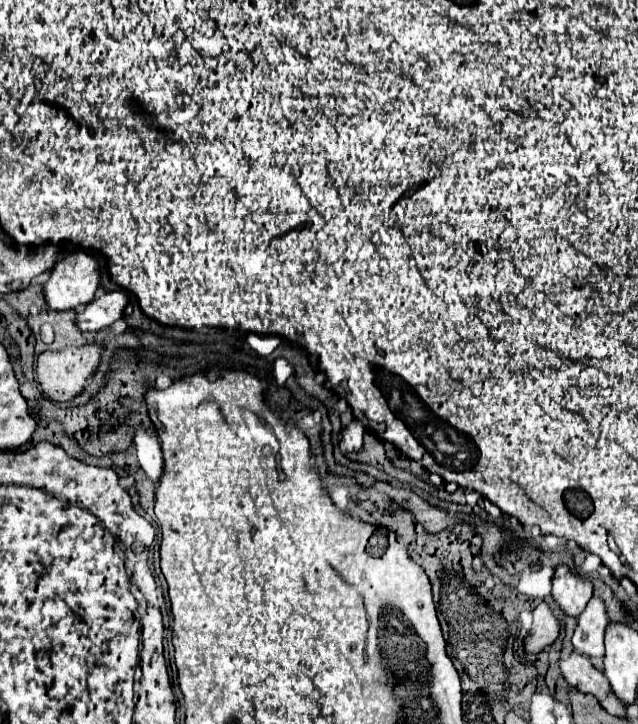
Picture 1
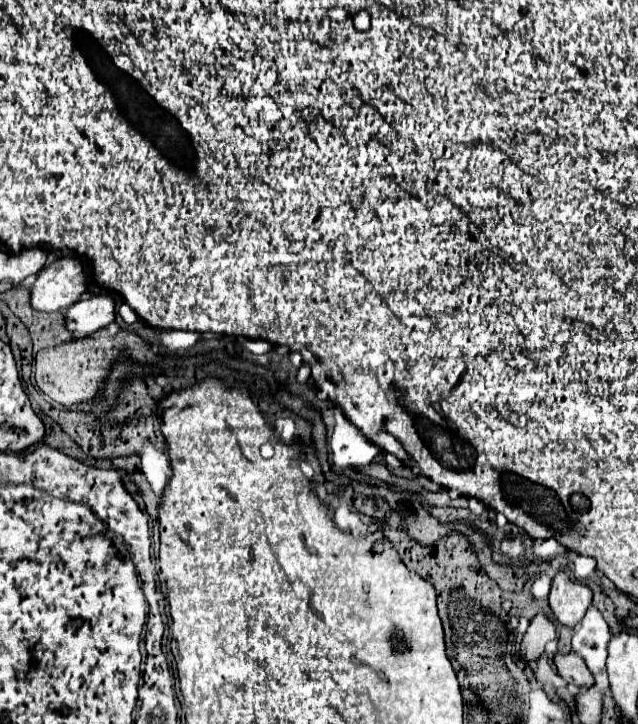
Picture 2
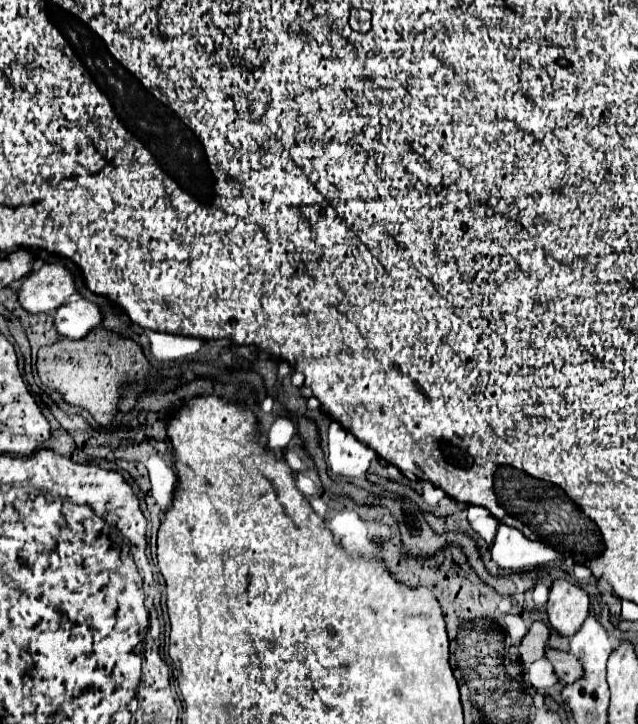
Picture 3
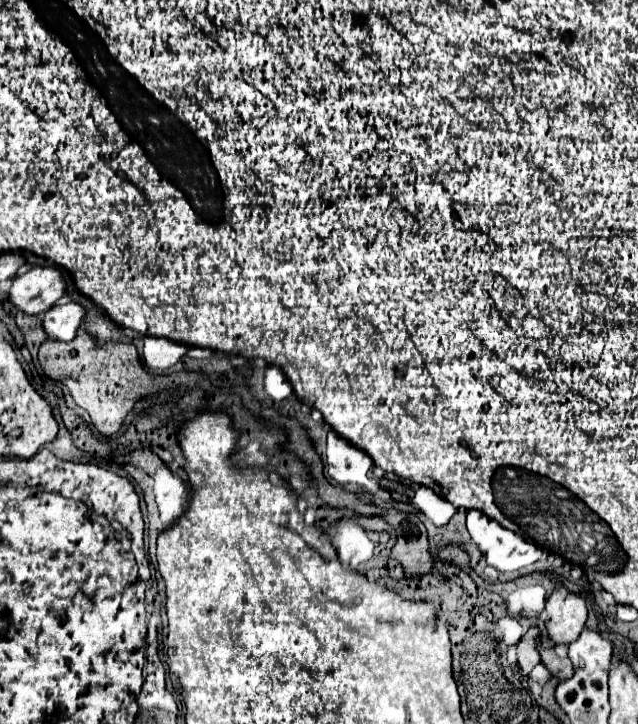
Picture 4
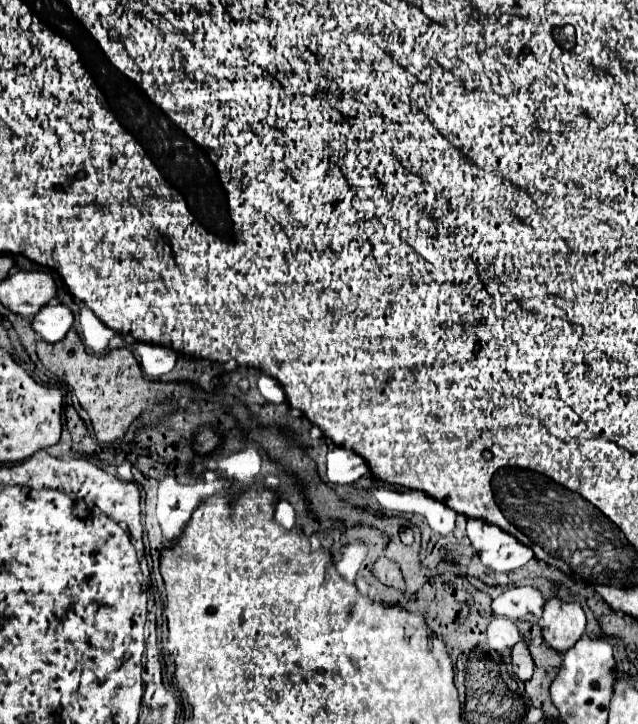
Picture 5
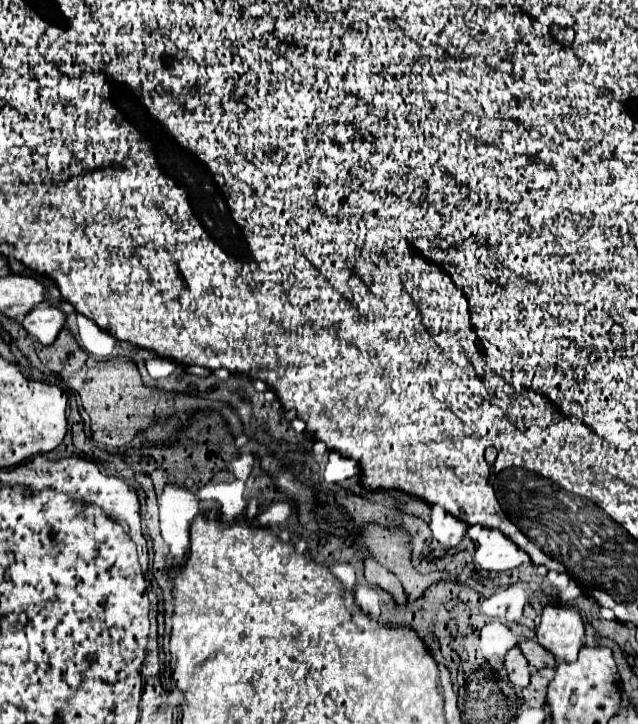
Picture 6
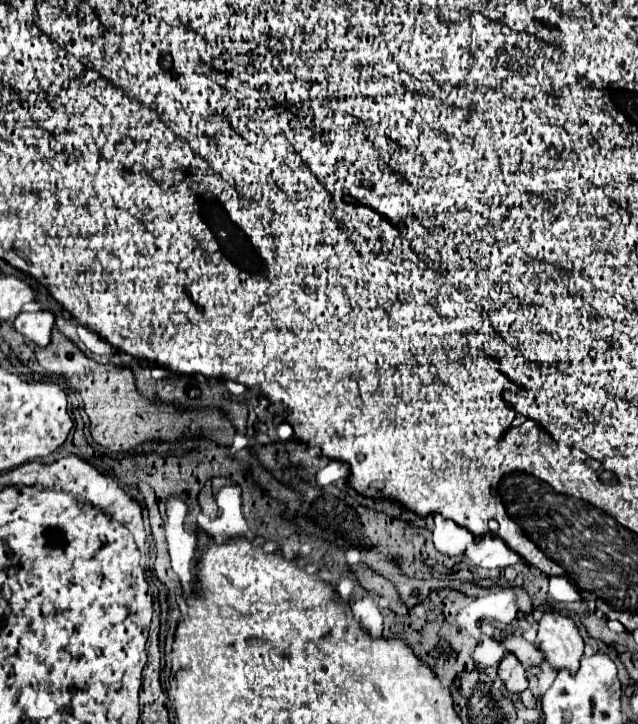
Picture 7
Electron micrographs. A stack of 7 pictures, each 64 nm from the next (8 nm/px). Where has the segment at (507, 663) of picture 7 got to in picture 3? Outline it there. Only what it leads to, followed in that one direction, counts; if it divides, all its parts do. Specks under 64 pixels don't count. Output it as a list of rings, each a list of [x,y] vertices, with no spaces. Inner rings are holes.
[[[534,622],[520,644],[520,660],[524,668],[530,668],[532,662],[540,660],[544,656],[544,644],[548,640],[550,630],[542,622]]]

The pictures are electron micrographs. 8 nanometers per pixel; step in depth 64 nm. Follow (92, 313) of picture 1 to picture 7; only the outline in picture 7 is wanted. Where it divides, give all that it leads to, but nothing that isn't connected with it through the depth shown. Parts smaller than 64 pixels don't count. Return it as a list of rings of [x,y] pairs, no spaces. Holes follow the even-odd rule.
[[[38,310],[38,312],[20,312],[12,320],[12,328],[22,334],[26,340],[34,342],[36,346],[48,346],[50,342],[50,332],[54,326],[54,314],[48,310]]]

